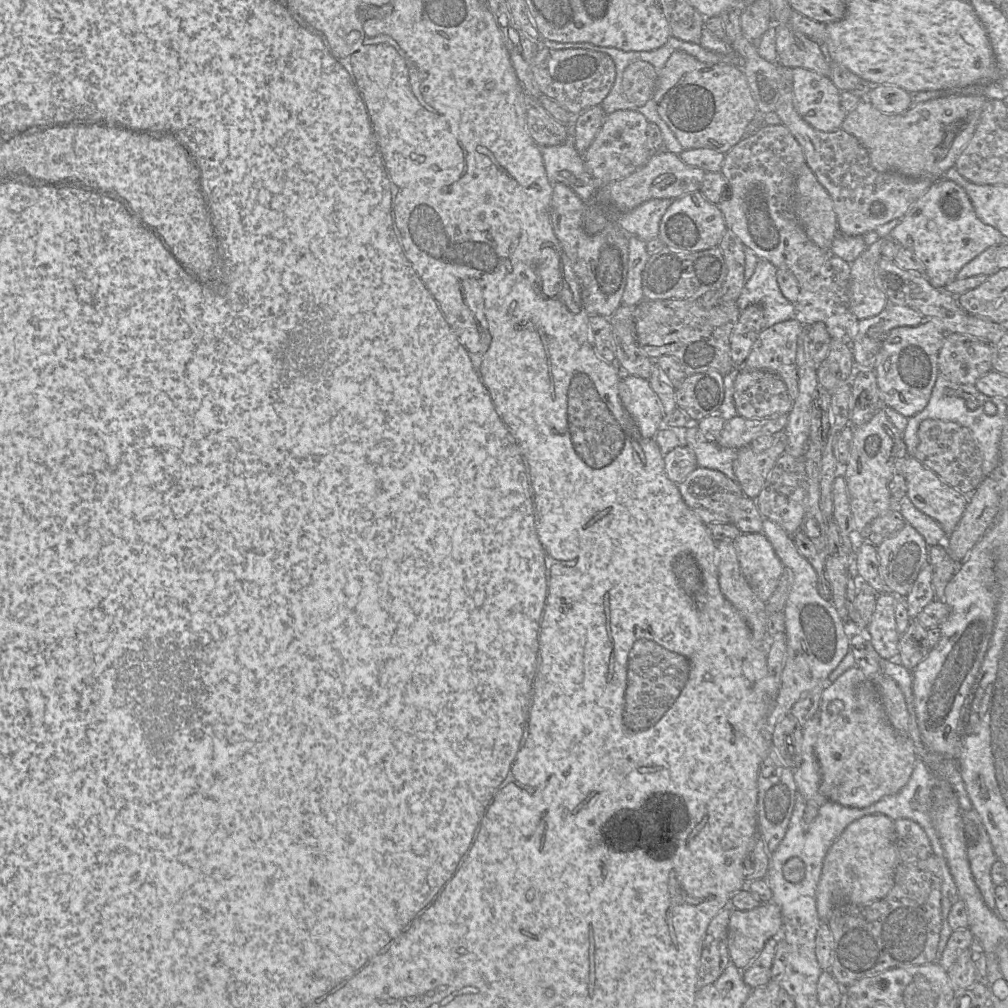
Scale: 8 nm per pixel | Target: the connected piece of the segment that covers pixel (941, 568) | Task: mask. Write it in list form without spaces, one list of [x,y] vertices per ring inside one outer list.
[[[943,545],[928,546],[928,564],[933,571],[935,598],[944,601],[945,588],[956,573],[958,565],[949,557]]]

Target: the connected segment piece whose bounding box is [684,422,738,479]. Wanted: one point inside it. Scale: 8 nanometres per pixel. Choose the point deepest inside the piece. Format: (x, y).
(709, 455)

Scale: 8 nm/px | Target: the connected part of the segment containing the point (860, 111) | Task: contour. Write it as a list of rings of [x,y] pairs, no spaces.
[[[951,92],[911,105],[903,113],[886,114],[863,98],[847,113],[841,128],[863,145],[875,170],[934,180],[955,167],[959,155],[975,132],[987,99],[979,93]]]

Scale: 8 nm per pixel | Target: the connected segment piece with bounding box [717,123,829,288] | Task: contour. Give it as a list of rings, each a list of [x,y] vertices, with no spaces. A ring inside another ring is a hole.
[[[781,123],[766,125],[753,135],[744,136],[725,153],[720,173],[728,187],[724,199],[717,204],[727,230],[735,233],[759,259],[771,262],[777,269],[792,271],[800,288],[819,272],[829,255],[808,237],[794,211],[796,182],[805,164],[803,149],[789,129]]]

